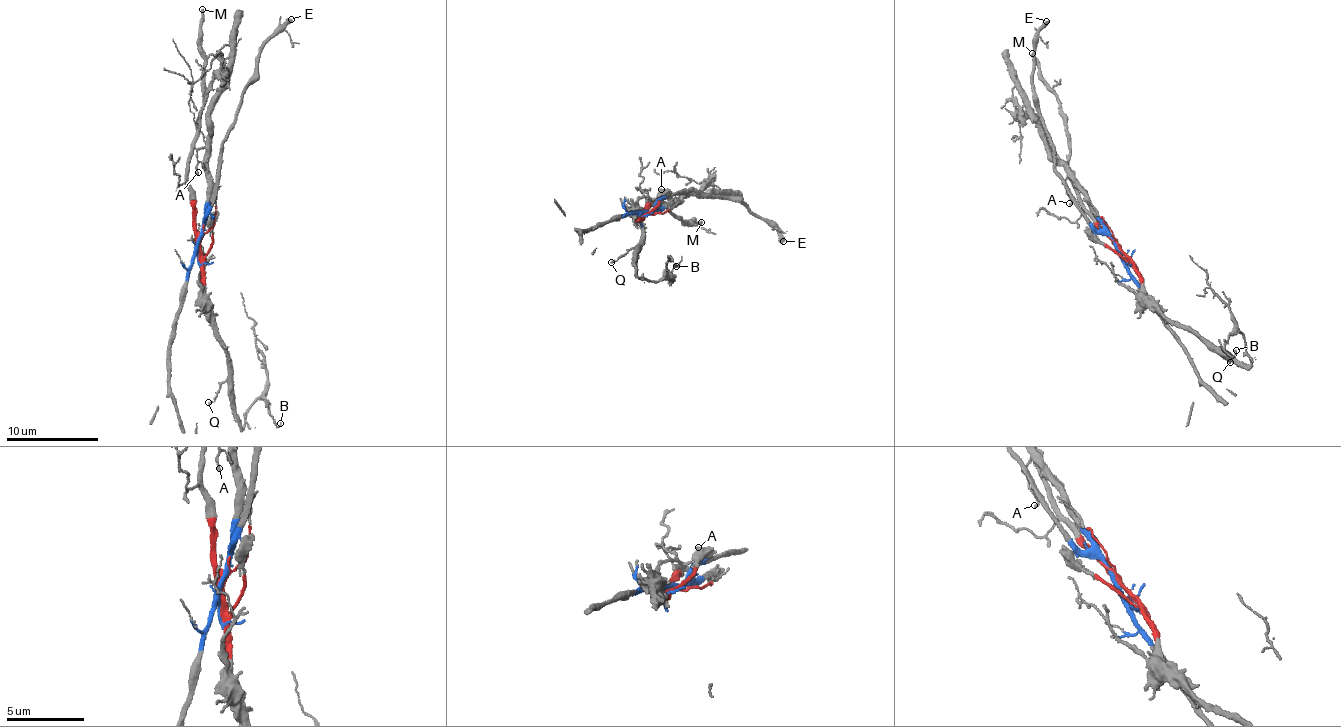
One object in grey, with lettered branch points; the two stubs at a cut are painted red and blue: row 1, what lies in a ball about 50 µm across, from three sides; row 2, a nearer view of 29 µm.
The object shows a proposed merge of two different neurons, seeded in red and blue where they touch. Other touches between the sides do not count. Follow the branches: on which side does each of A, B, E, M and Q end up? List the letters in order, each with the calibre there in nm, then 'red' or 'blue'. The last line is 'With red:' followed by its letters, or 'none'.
A: calibre 130 nm; blue
B: calibre 100 nm; red
E: calibre 380 nm; blue
M: calibre 200 nm; red
Q: calibre 110 nm; red
With red: B, M, Q

